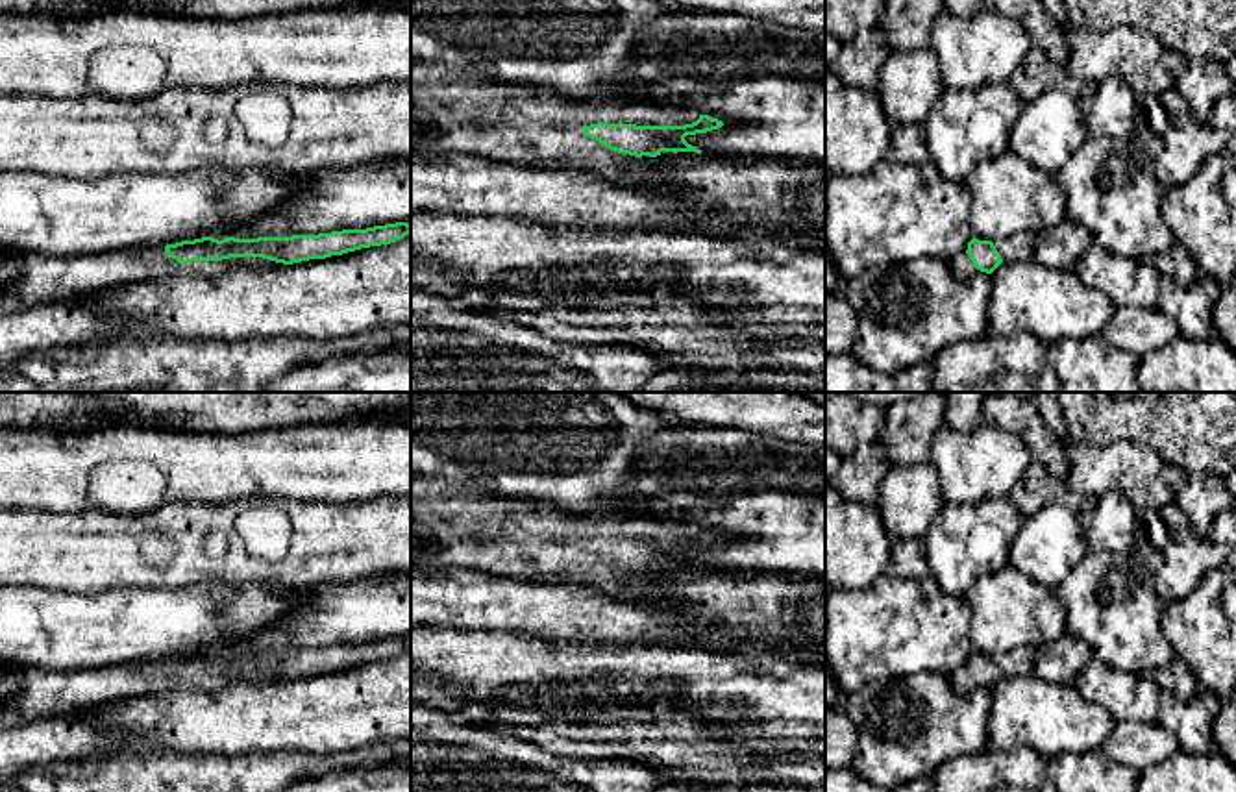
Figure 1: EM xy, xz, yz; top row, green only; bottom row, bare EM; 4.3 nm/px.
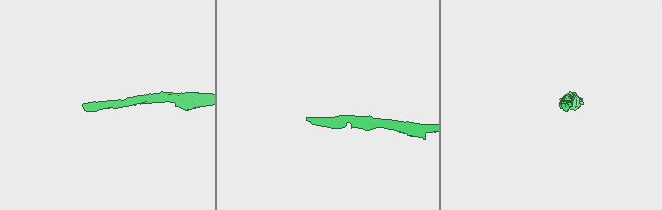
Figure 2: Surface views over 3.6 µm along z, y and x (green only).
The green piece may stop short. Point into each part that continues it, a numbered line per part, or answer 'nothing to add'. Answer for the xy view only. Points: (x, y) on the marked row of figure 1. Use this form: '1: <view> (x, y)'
1: xy (28, 280)

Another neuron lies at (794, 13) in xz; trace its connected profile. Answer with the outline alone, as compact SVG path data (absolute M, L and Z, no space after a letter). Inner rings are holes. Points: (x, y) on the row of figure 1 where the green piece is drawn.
M668 0L683 7L738 13L788 28L825 31L825 0Z

